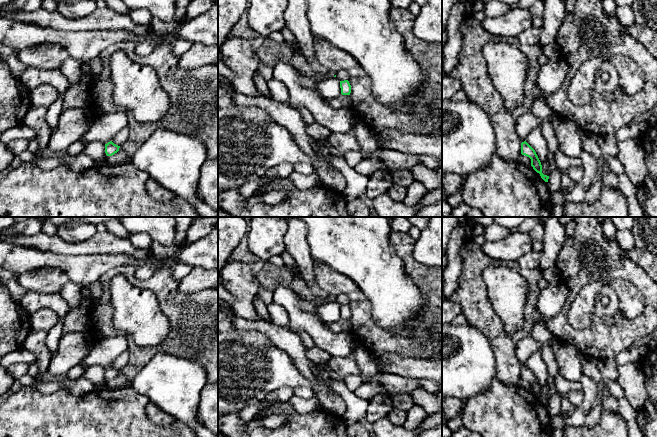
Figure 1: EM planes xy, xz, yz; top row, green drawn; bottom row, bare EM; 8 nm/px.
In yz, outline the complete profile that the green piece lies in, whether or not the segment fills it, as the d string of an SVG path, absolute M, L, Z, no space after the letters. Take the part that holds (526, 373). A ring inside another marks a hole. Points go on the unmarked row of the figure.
M530 335L522 338L516 345L516 354L521 364L521 378L531 383L531 390L540 398L541 402L548 406L549 400L542 397L541 386L535 376L535 374L526 366L530 356L536 352L541 351L541 344L535 341Z

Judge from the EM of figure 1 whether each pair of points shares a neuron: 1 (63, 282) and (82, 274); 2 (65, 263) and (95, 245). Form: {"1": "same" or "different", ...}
{"1": "different", "2": "different"}

